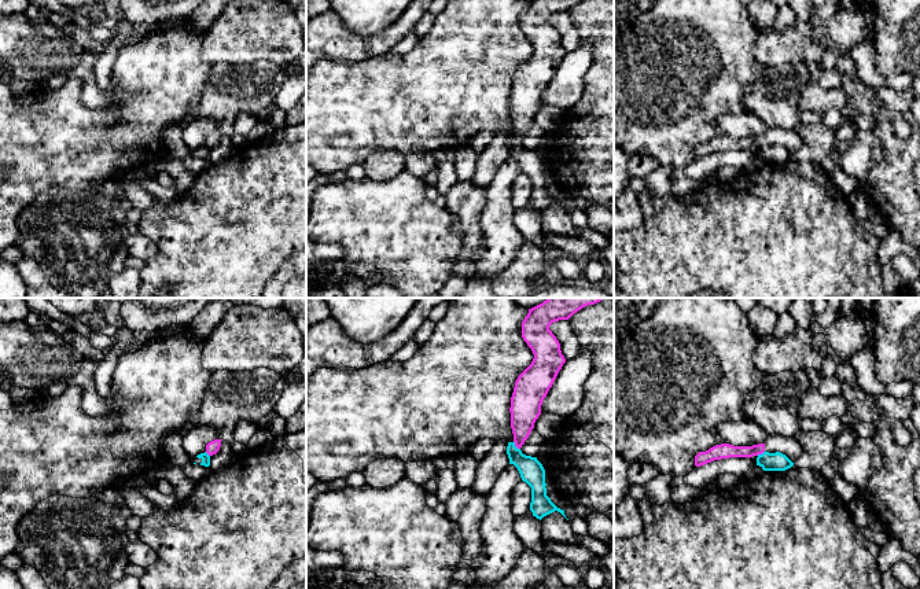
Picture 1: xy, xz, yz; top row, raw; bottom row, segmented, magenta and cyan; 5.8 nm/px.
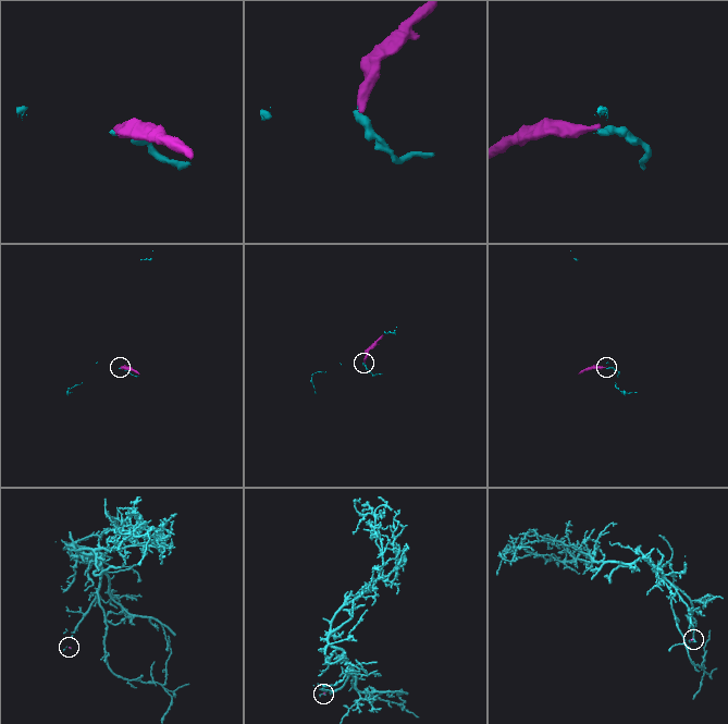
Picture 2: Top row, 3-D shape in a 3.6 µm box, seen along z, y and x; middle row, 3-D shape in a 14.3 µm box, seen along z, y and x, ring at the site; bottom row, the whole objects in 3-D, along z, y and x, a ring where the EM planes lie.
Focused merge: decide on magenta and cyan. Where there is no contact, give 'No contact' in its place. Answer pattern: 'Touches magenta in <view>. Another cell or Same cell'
Touches magenta in xz. Another cell

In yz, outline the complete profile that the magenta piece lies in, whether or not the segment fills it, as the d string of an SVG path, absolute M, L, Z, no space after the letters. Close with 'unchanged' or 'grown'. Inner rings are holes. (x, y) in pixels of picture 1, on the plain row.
M779 126L768 128L763 136L752 139L733 139L729 136L721 136L710 140L706 144L699 144L695 148L695 158L700 159L714 152L729 150L752 150L762 147L763 144L785 147L792 155L795 155L803 146L802 137L795 129L784 129Z; grown

